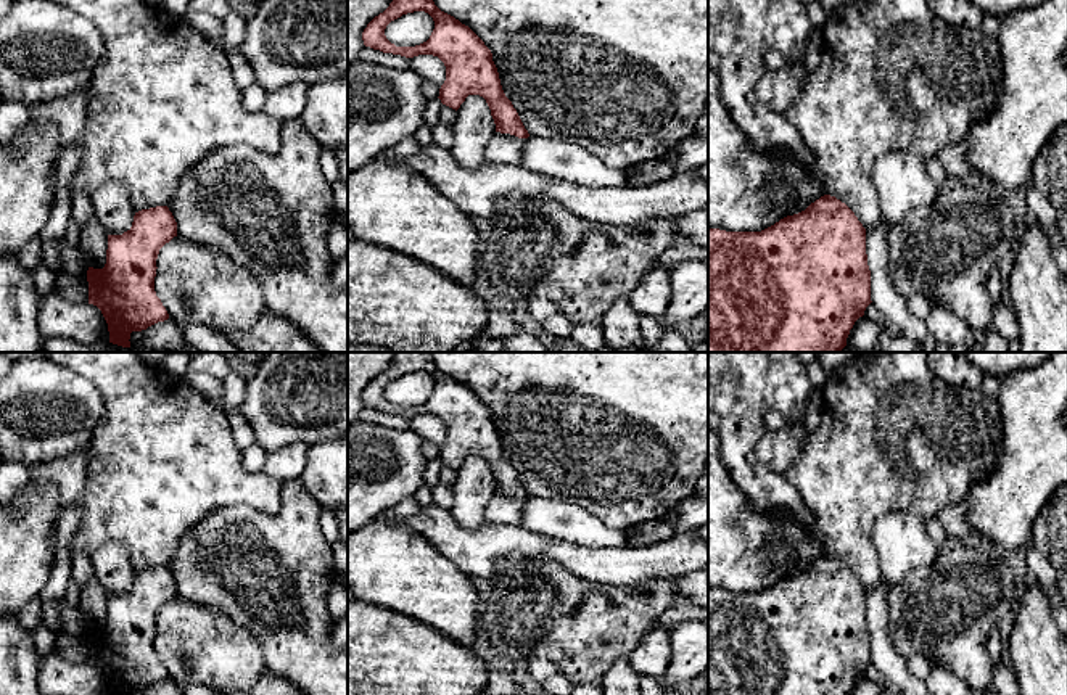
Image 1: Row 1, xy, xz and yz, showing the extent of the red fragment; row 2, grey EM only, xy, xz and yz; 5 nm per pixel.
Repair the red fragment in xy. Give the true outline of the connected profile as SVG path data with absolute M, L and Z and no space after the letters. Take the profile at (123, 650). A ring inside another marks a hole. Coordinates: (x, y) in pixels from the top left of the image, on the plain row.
M167 566L135 573L132 587L122 595L108 595L106 624L103 629L89 627L89 664L97 666L109 695L130 695L169 679L166 668L154 652L156 619L159 610L177 597L177 582Z

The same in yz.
M824 555L805 571L787 576L761 592L708 589L708 695L850 695L855 682L871 664L871 631L866 615L866 589L840 560Z

